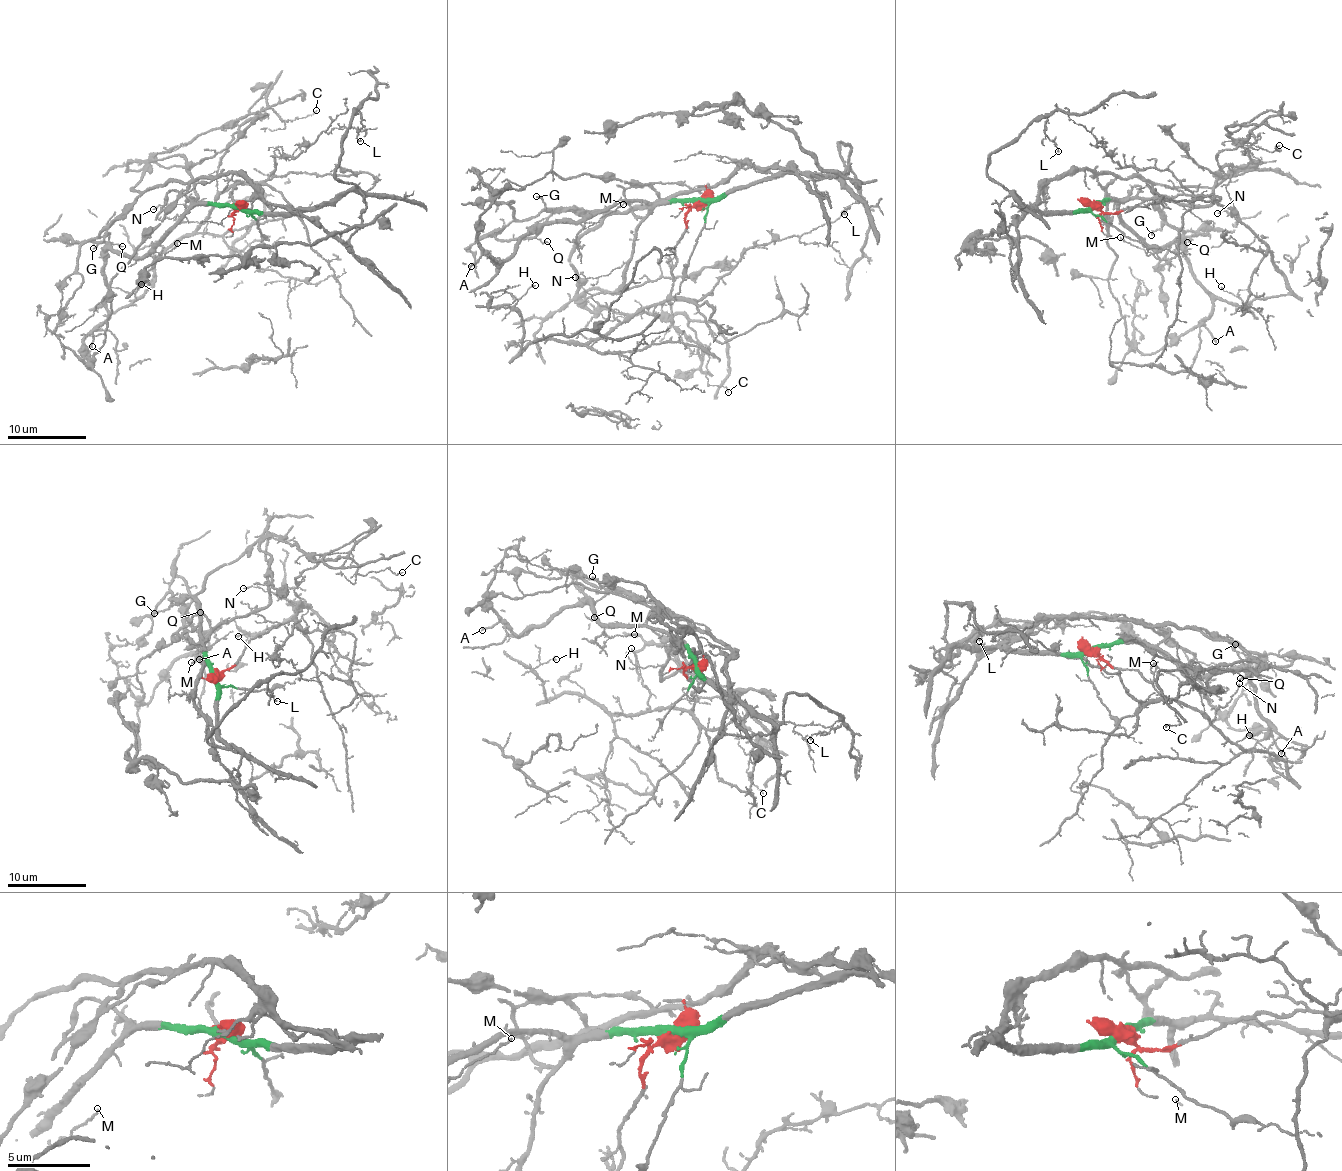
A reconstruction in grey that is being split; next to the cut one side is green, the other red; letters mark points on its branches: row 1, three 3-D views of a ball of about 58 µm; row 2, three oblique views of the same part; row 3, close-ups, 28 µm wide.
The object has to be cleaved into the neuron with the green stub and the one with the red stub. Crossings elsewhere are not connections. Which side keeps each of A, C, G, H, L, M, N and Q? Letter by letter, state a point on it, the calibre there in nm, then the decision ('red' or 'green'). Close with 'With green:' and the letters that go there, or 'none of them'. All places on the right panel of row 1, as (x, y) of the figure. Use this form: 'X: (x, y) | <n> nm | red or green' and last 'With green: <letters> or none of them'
A: (1215, 341) | 180 nm | green
C: (1279, 145) | 100 nm | red
G: (1151, 235) | 150 nm | green
H: (1221, 286) | 130 nm | red
L: (1058, 151) | 120 nm | green
M: (1120, 237) | 110 nm | green
N: (1217, 213) | 130 nm | red
Q: (1187, 242) | 130 nm | green
With green: A, G, L, M, Q

